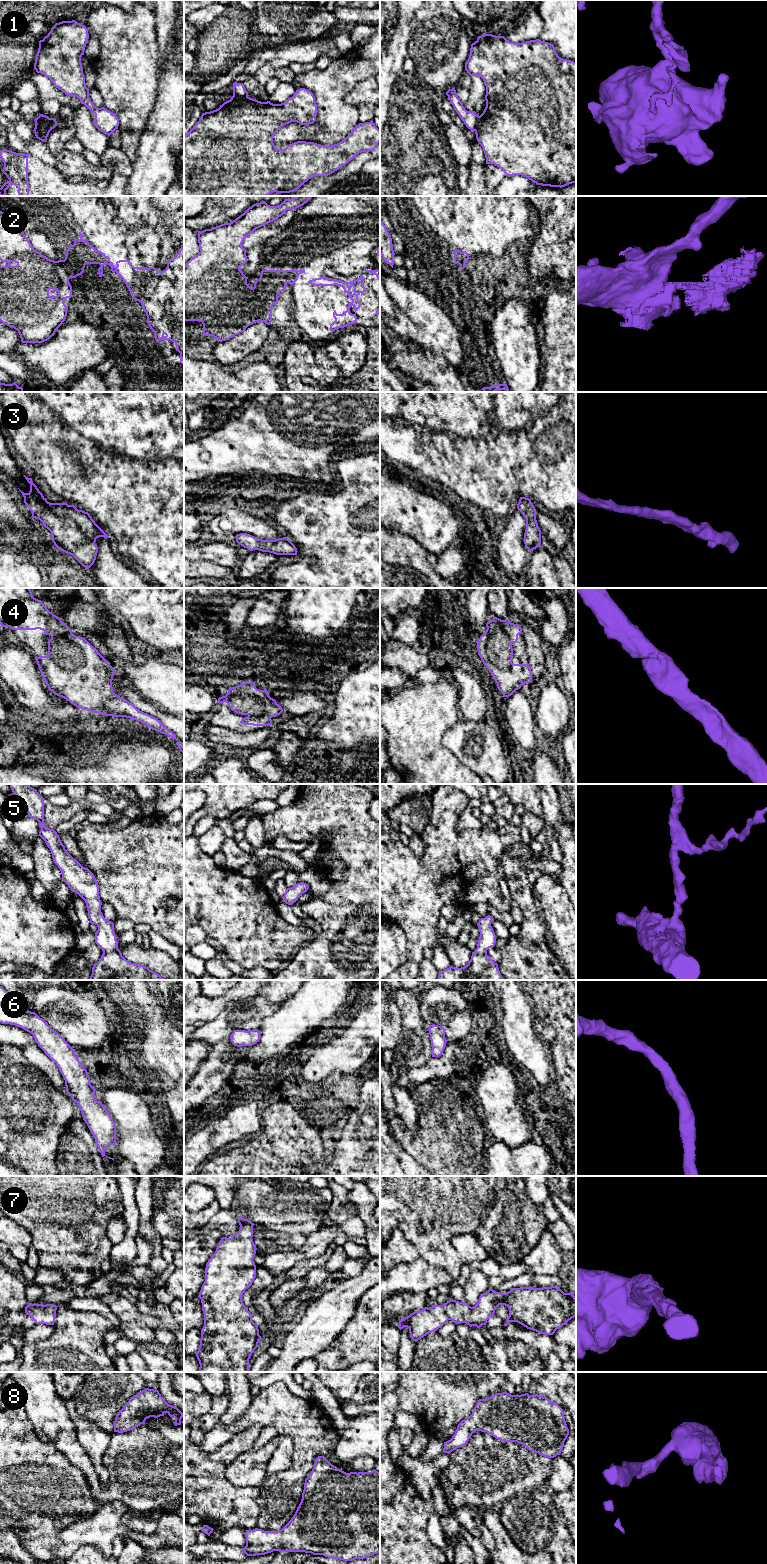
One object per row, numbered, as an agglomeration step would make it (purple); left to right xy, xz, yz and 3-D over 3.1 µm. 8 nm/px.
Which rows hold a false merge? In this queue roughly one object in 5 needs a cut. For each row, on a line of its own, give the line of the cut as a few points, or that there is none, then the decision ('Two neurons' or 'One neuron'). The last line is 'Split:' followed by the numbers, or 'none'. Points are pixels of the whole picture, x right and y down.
1: Split along xz (233, 95), (247, 97). Two neurons
2: Split along xy (85, 240), (85, 243), (94, 252), (97, 261). Two neurons
3: No split. One neuron
4: No split. One neuron
5: No split. One neuron
6: No split. One neuron
7: No split. One neuron
8: No split. One neuron
Split: 1, 2

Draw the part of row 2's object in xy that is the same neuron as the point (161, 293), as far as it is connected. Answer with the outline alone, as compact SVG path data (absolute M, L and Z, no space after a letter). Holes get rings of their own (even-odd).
M86 240L87 246L95 252L96 261L88 264L99 264L99 276L103 276L103 266L111 267L112 272L116 272L128 287L132 298L139 301L147 316L147 323L154 332L156 341L170 340L175 343L180 353L180 362L184 360L184 247L173 259L167 260L167 267L163 271L158 271L155 267L134 267L130 260L119 260L116 267L111 263L109 256L96 250Z

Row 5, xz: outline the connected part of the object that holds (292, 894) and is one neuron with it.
M304 882L297 883L293 887L286 889L286 892L282 899L286 904L292 905L298 900L301 894L307 892L308 889L309 886L306 883Z

